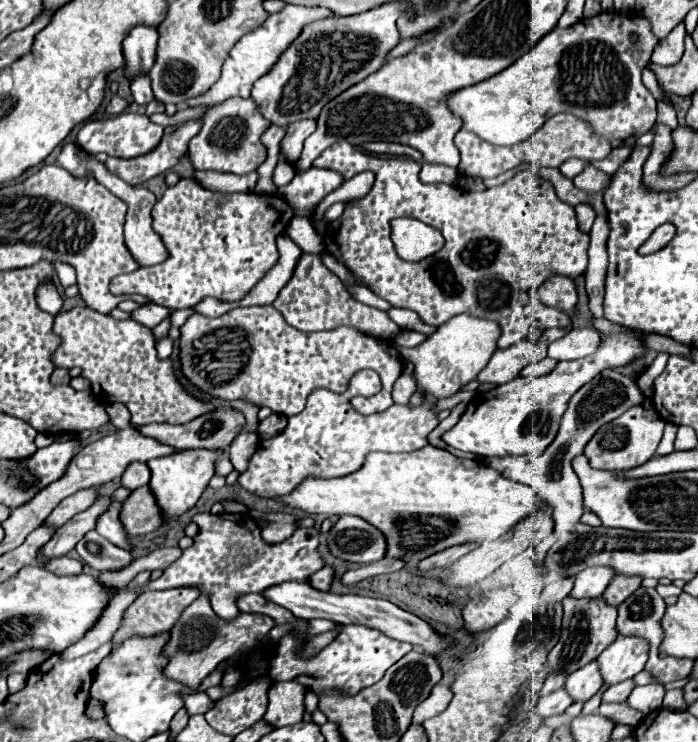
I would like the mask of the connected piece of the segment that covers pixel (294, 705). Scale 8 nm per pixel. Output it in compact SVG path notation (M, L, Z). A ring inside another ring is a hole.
M274 682L270 688L270 704L266 712L266 722L270 726L292 726L304 718L304 692L302 684L294 682Z

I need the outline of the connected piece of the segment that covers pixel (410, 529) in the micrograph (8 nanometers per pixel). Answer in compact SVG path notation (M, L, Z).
M434 446L420 448L410 454L382 454L370 452L364 466L342 478L316 478L308 476L286 496L276 496L276 502L298 508L308 514L328 514L342 516L352 514L358 516L374 528L378 528L388 544L386 558L398 558L408 566L416 566L420 560L432 556L434 552L442 552L460 544L482 544L486 540L500 538L508 530L512 530L520 520L532 514L532 510L552 510L544 500L540 500L530 486L512 482L492 470L484 460L462 460L450 454L448 450L440 450Z

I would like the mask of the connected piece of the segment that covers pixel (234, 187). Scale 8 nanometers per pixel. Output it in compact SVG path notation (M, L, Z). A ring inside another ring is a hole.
M206 170L195 171L194 179L202 182L204 188L210 190L220 190L220 192L252 192L258 180L258 174L244 174L244 176L234 176L234 174L224 174L224 172L206 172Z

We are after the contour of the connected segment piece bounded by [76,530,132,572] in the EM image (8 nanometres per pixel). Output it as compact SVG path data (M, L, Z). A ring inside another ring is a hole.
M90 530L78 544L76 552L88 566L92 566L98 572L104 570L118 570L122 566L128 566L132 562L132 556L128 550L122 550L114 544L110 544L106 538L102 538L98 532Z

